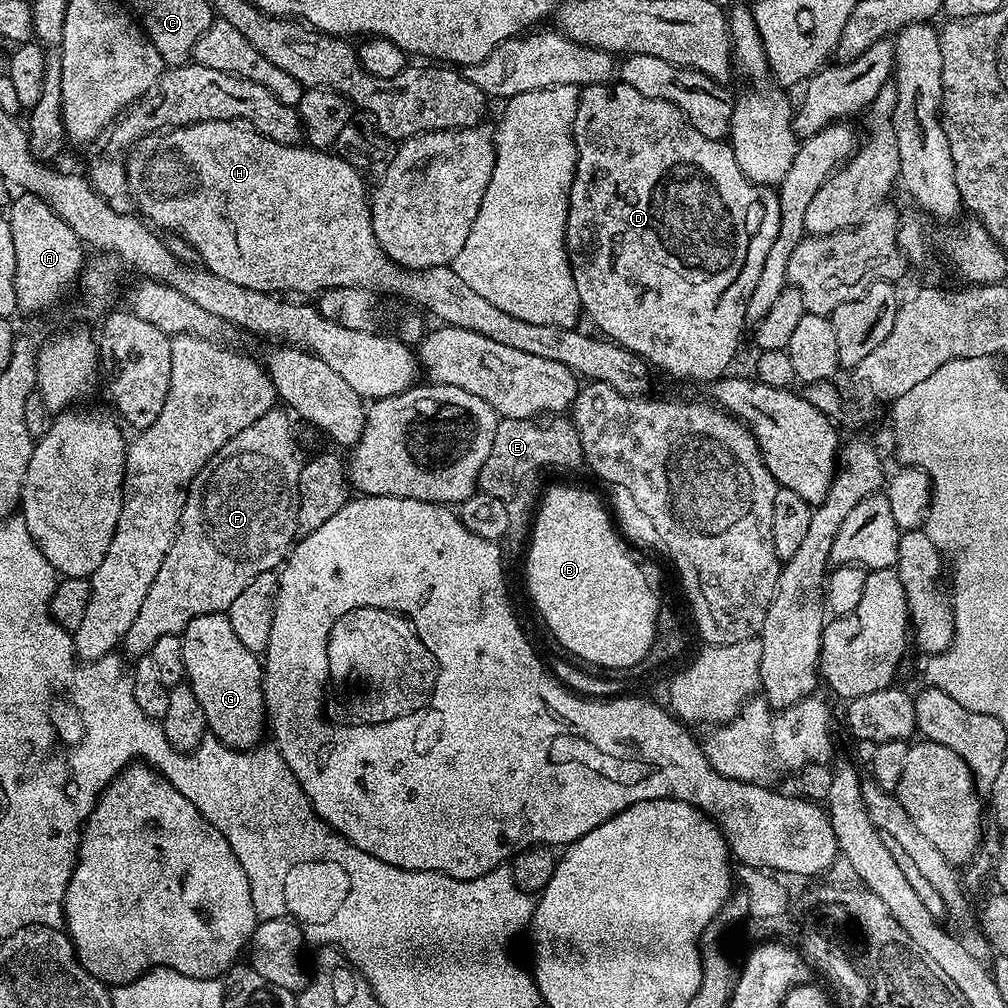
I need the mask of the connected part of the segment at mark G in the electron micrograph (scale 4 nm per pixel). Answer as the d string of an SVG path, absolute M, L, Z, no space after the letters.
M211 612L210 614L202 614L198 618L194 618L187 624L182 633L182 658L186 662L186 670L184 675L186 682L194 690L194 698L198 698L198 703L202 705L202 710L206 714L206 722L208 723L208 732L215 739L220 740L228 748L239 748L241 750L251 750L261 743L266 736L266 709L264 707L264 670L262 660L259 655L250 650L246 650L246 646L242 646L242 641L238 639L238 634L234 634L234 626L230 626L230 618L222 612Z

